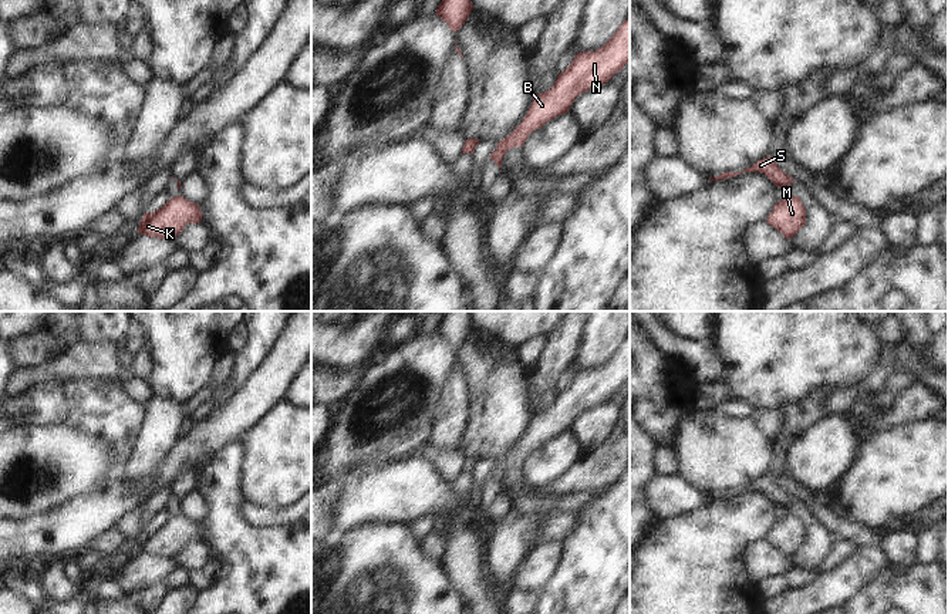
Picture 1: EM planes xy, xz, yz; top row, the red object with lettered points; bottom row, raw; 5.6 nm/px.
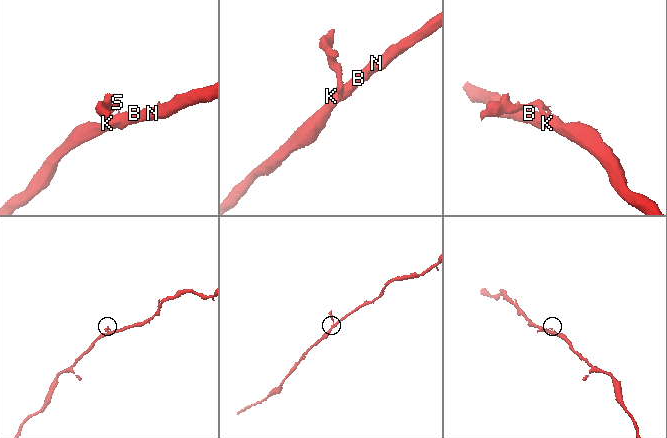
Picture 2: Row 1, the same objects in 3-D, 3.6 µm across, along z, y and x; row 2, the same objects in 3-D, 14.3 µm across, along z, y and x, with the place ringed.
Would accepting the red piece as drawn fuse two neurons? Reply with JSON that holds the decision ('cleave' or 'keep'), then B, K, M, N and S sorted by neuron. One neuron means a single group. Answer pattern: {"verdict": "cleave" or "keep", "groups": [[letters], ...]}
{"verdict": "cleave", "groups": [["B", "K", "M", "N"], ["S"]]}

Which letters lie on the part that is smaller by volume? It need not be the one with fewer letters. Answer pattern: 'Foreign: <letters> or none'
Foreign: S

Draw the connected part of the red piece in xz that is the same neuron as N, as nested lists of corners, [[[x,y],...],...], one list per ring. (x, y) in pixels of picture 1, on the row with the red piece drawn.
[[[630,17],[618,27],[613,37],[596,51],[577,53],[571,64],[559,74],[554,85],[533,95],[522,124],[497,142],[489,156],[502,162],[505,154],[523,146],[527,136],[547,121],[569,112],[573,101],[583,92],[597,88],[611,80],[630,61]]]

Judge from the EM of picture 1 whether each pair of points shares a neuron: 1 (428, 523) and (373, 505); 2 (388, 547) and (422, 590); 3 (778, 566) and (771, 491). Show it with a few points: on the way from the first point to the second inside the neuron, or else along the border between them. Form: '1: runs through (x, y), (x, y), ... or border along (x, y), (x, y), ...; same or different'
1: border along (434, 516), (424, 515), (408, 523); different
2: runs through (394, 557), (412, 580); same
3: border along (789, 557), (793, 566); different

